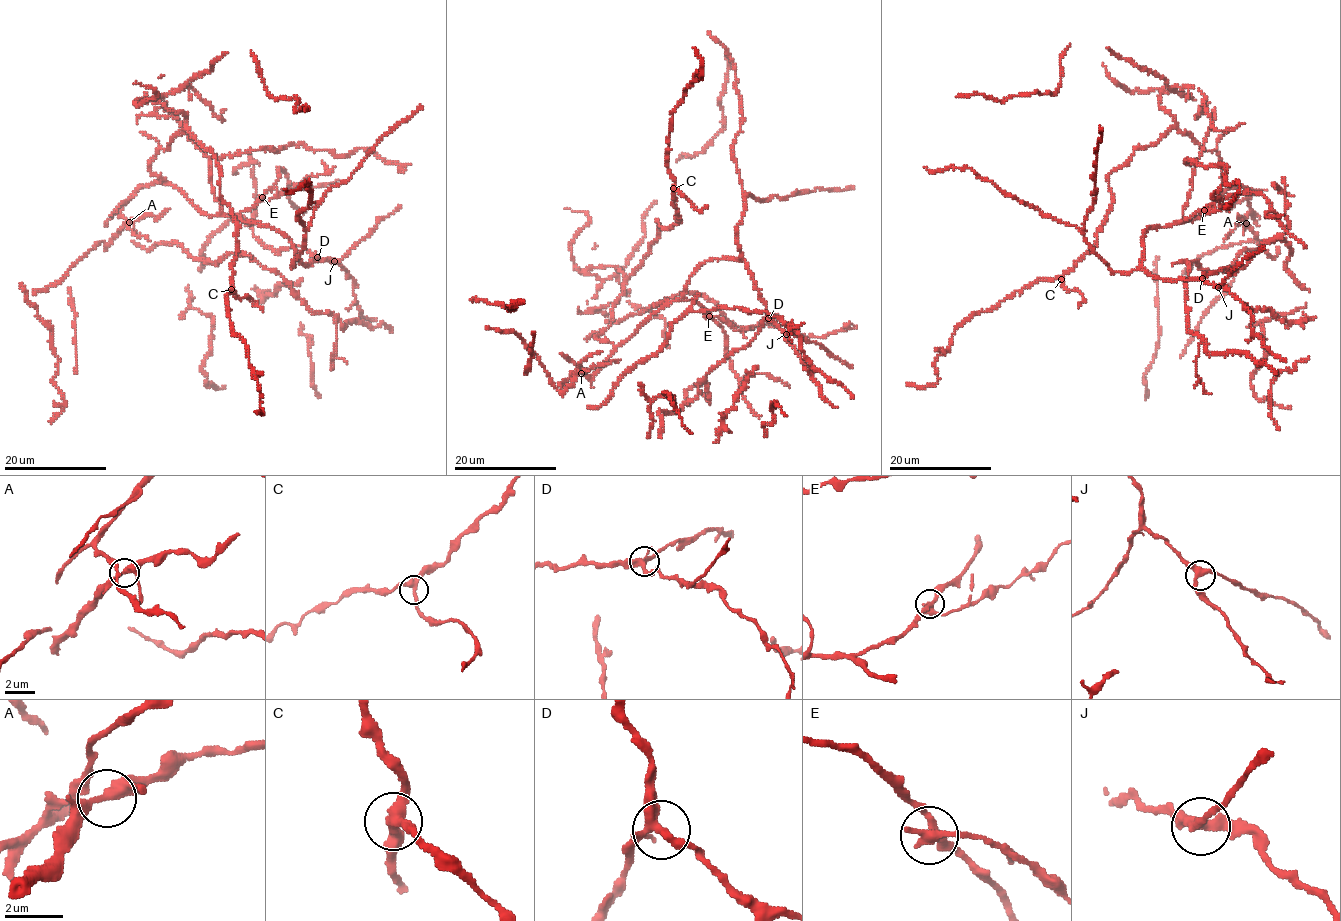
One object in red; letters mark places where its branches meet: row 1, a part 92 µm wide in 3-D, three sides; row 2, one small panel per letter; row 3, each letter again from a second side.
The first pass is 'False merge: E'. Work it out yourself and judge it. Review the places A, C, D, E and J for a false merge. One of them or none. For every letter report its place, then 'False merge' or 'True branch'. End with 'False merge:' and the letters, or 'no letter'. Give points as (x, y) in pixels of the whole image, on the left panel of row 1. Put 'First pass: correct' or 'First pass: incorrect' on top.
First pass: correct
A: Place: (129, 222). True branch
C: Place: (231, 289). True branch
D: Place: (317, 257). True branch
E: Place: (262, 197). False merge
J: Place: (334, 261). True branch
False merge: E

